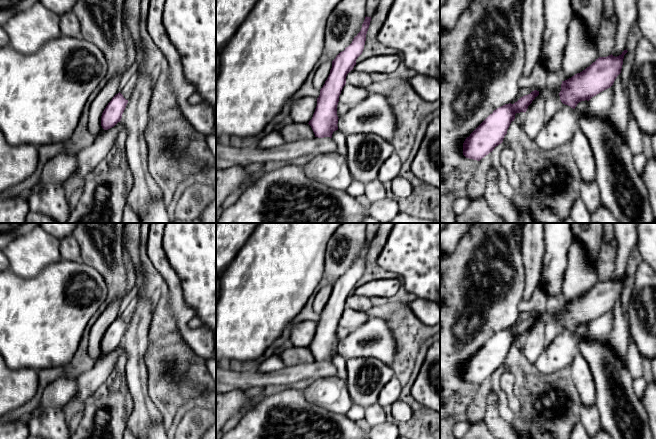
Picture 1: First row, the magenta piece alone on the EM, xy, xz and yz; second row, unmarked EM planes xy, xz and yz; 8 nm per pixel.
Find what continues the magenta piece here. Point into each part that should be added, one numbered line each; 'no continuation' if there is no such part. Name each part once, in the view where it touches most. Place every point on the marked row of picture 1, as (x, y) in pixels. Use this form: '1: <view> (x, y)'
1: xy (135, 117)

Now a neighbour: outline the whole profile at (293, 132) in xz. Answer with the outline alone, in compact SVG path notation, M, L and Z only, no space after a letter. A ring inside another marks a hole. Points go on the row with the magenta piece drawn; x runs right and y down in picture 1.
M292 123L281 129L277 129L285 142L296 142L304 139L312 139L315 134L308 123Z

